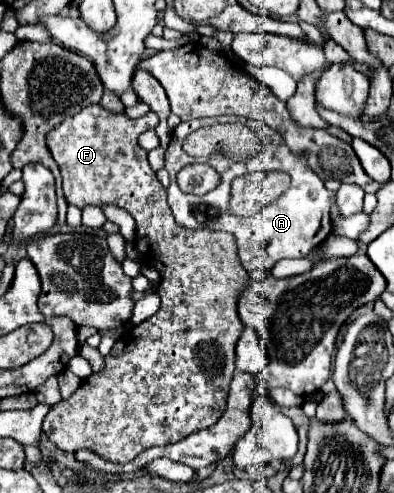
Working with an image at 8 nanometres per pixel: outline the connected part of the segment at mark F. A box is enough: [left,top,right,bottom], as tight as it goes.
[43,104,253,462]

